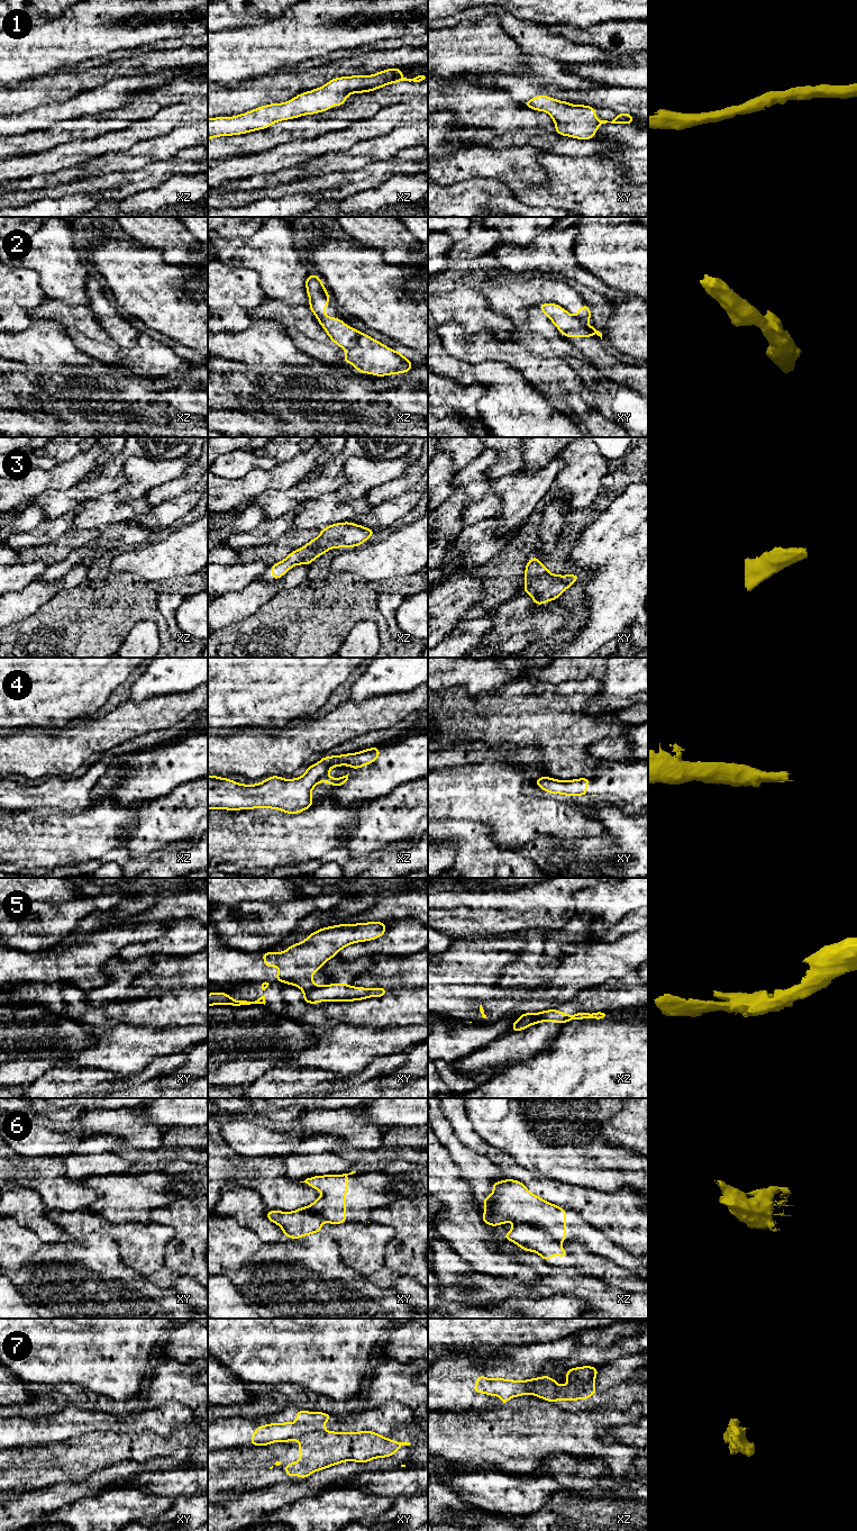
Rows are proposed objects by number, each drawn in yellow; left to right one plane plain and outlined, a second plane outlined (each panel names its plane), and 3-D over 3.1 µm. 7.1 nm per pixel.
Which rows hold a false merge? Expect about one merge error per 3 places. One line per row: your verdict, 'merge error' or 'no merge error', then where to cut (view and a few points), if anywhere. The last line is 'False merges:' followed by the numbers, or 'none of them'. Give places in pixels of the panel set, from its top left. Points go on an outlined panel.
1: no merge error | no cut
2: merge error | xz (359, 333), (356, 343), (346, 350)
3: no merge error | no cut
4: no merge error | no cut
5: merge error | xy (322, 986), (304, 992)
6: merge error | xz (489, 1208), (519, 1221), (527, 1221), (562, 1241)
7: merge error | xy (324, 1430), (309, 1431), (298, 1439)
False merges: 2, 5, 6, 7

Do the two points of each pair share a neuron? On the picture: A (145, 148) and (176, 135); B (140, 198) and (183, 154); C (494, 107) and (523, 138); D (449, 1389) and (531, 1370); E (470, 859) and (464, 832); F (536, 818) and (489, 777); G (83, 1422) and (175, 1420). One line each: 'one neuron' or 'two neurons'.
A: one neuron
B: two neurons
C: two neurons
D: one neuron
E: one neuron
F: one neuron
G: one neuron

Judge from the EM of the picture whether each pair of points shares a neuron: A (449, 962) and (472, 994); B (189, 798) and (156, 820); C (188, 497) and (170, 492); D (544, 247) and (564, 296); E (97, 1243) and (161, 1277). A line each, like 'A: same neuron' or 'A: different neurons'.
A: same neuron
B: same neuron
C: different neurons
D: different neurons
E: different neurons

